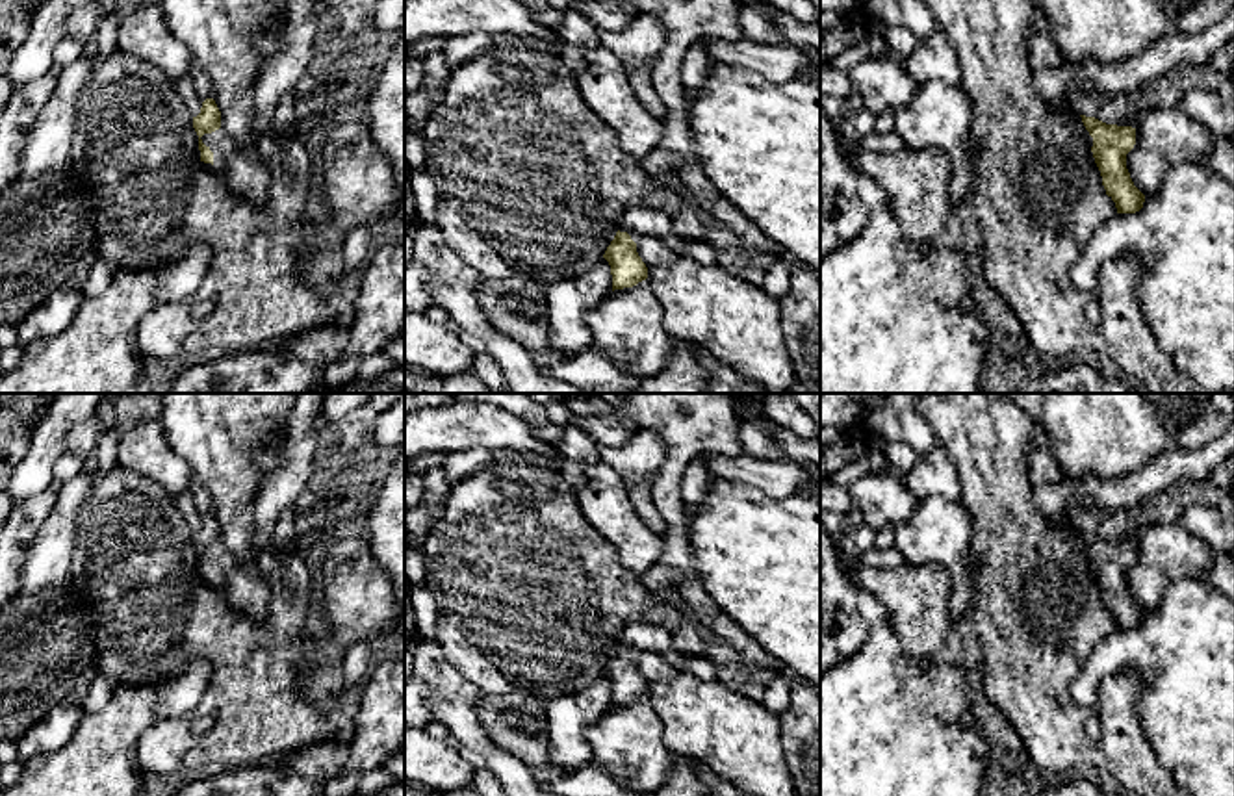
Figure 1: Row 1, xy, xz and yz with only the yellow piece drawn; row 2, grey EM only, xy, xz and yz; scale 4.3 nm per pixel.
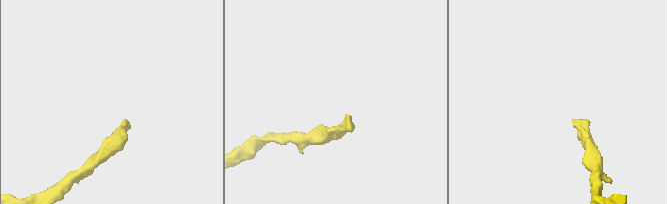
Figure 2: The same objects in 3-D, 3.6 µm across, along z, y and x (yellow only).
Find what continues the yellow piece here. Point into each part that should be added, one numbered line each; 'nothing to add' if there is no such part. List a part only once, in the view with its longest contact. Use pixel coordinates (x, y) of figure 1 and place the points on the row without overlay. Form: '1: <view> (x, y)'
1: xy (221, 561)

